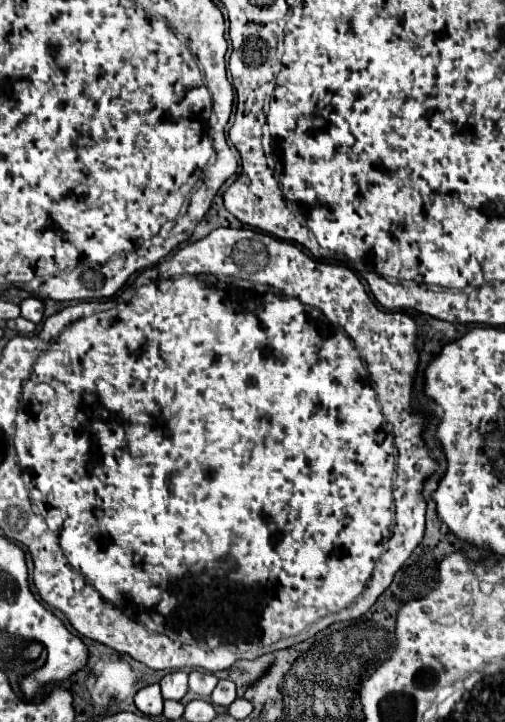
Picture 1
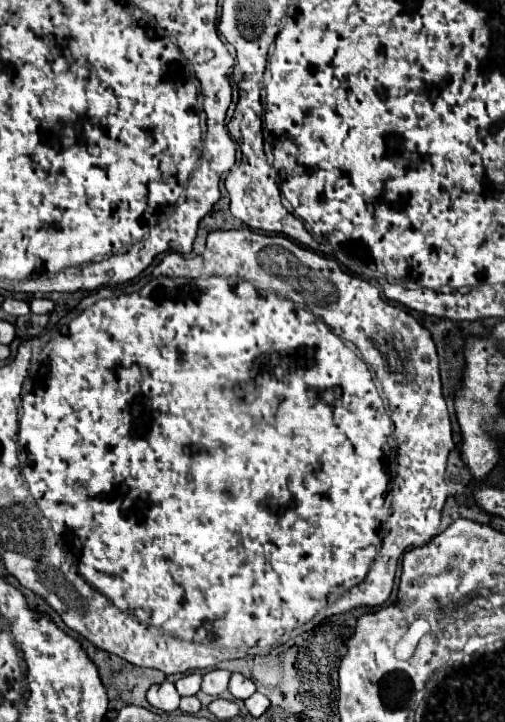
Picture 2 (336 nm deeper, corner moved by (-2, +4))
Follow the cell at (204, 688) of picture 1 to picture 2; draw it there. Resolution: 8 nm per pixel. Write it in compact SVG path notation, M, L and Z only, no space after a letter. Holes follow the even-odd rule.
M212 669L212 671L204 673L204 677L202 677L202 691L212 697L218 697L222 691L226 691L228 681L230 681L230 671Z

